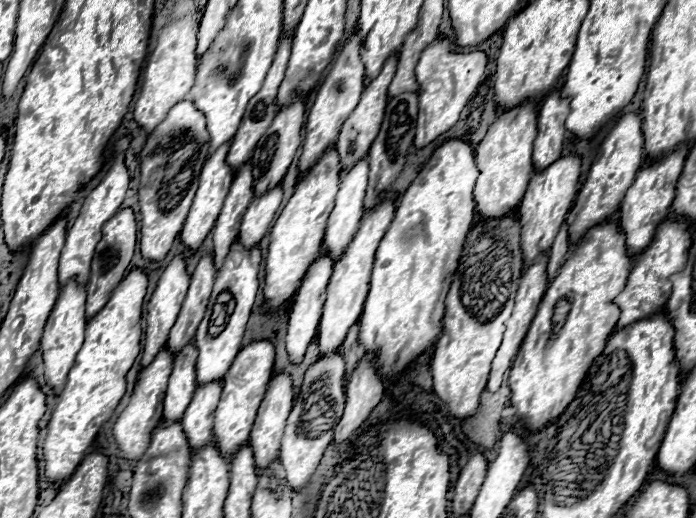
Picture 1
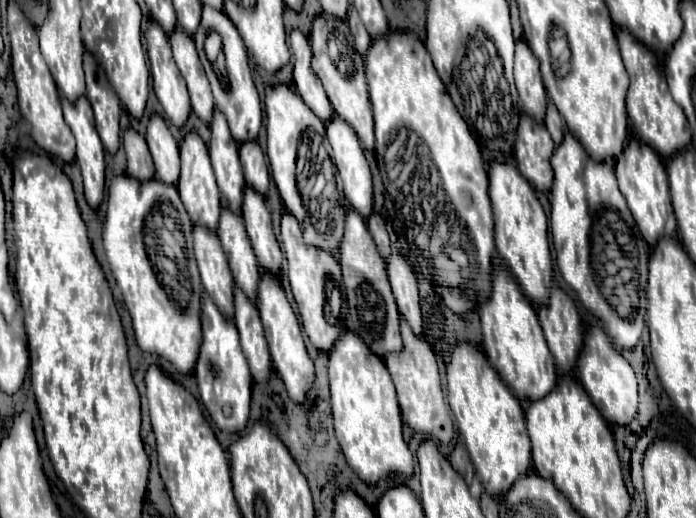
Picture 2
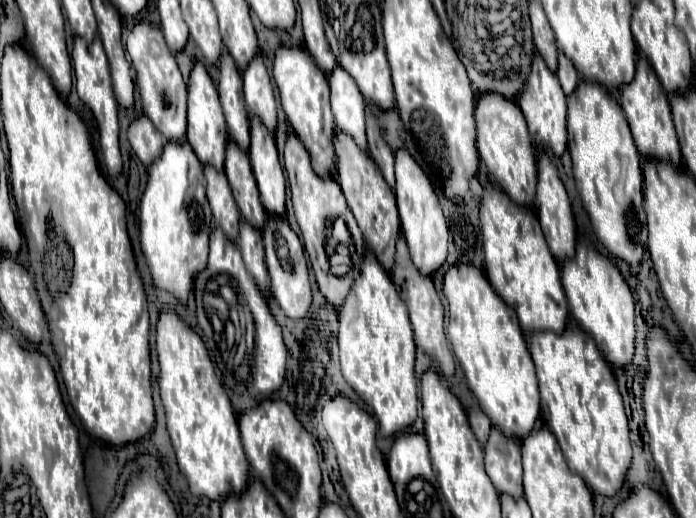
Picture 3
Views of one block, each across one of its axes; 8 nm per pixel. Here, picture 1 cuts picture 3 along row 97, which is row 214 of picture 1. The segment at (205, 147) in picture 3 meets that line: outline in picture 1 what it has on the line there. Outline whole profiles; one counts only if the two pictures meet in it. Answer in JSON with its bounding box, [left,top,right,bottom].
[180,142,234,250]

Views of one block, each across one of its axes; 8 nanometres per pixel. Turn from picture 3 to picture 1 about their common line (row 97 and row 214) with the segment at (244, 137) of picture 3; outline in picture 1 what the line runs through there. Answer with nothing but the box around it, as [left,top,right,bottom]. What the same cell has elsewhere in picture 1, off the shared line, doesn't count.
[212,164,254,268]

